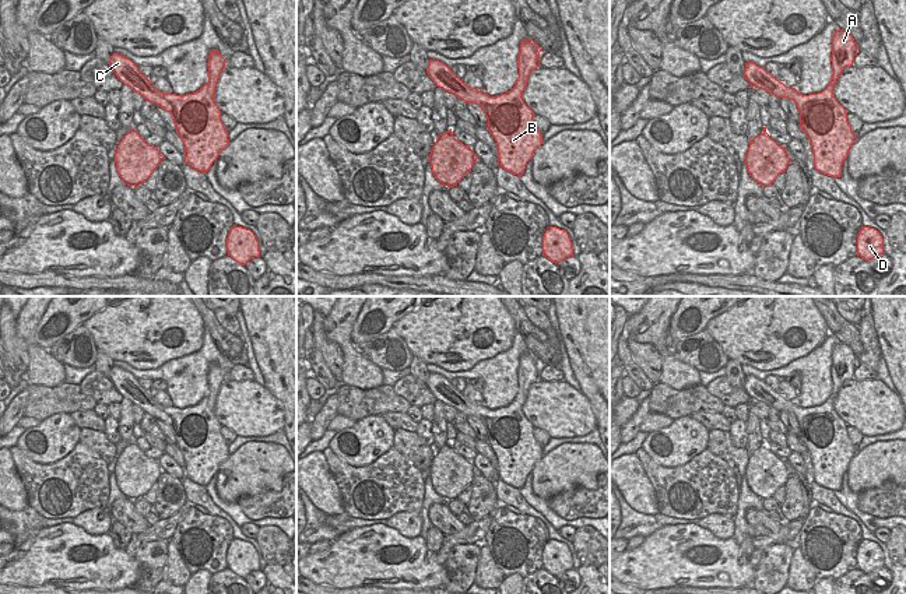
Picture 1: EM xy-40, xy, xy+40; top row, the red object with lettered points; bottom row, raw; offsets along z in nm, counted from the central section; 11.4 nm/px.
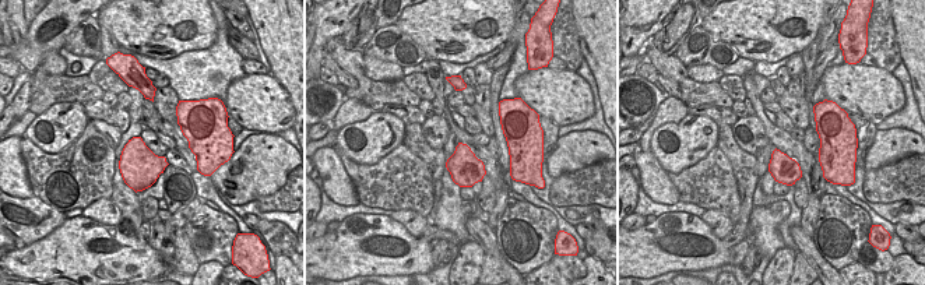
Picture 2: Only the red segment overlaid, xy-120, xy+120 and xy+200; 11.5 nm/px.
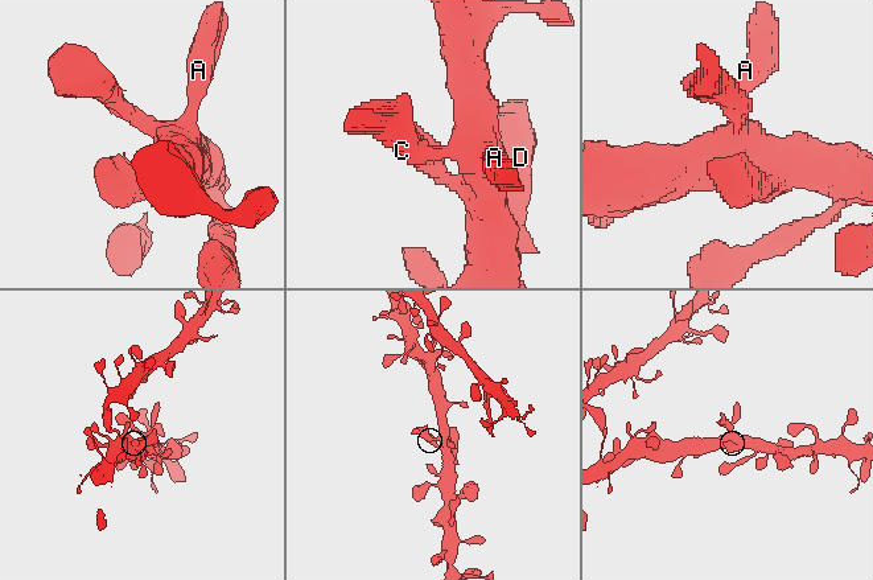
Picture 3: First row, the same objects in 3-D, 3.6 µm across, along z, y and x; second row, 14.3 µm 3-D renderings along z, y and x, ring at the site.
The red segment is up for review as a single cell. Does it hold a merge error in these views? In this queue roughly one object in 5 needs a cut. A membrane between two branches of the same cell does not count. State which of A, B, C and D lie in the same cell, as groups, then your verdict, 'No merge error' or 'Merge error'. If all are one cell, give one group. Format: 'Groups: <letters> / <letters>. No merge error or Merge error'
Groups: A B C D. No merge error

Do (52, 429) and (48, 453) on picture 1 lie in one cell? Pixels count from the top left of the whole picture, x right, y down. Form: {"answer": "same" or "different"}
{"answer": "same"}

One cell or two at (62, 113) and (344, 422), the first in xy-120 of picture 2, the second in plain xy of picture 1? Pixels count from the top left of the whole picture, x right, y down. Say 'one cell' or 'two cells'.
two cells

